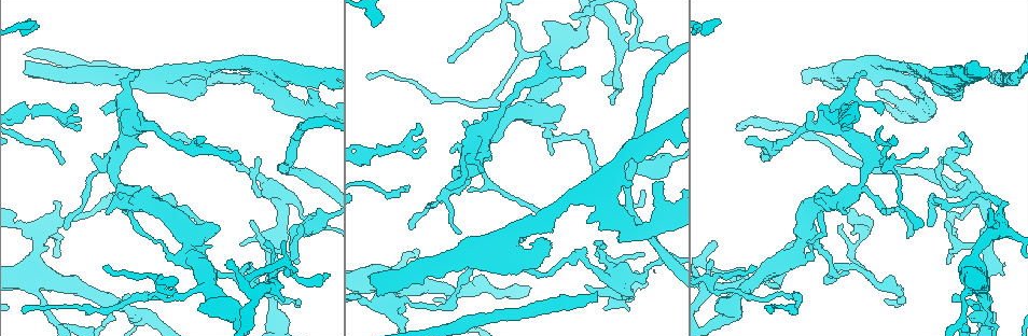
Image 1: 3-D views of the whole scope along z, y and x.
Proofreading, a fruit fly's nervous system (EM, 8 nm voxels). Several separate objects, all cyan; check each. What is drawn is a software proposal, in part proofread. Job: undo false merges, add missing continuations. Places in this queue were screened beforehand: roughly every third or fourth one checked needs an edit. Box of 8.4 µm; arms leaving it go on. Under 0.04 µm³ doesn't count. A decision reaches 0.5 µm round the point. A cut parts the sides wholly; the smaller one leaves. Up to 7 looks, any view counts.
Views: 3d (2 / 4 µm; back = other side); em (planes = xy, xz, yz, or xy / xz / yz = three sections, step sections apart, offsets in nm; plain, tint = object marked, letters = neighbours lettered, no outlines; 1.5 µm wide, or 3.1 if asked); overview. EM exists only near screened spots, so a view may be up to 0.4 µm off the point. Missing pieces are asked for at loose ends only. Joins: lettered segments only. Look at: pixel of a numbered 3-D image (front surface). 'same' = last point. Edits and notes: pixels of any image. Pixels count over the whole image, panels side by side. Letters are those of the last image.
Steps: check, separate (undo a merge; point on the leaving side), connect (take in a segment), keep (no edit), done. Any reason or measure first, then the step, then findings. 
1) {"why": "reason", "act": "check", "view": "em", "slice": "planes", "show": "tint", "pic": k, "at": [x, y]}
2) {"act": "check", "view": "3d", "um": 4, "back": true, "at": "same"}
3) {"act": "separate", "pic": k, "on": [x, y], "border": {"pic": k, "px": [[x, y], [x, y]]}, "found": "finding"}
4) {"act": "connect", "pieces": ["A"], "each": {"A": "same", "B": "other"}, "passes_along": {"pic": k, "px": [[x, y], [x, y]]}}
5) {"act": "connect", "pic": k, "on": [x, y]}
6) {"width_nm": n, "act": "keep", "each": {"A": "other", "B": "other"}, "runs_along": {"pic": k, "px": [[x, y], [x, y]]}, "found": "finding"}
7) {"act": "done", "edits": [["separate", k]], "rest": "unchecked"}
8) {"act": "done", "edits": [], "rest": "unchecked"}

{"why": "branch stops here", "act": "check", "view": "3d", "um": 2, "pic": 1, "at": [594, 294]}

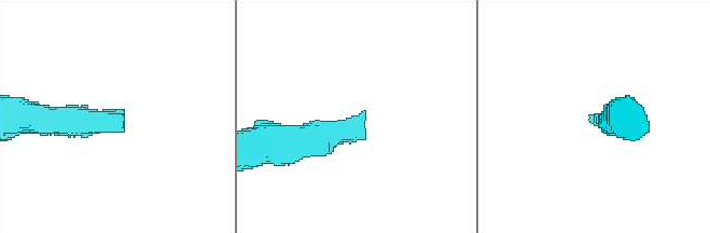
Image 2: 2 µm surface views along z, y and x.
{"why": "need the tissue", "act": "check", "view": "em", "slice": "planes", "show": "letters", "pic": 2, "at": [361, 112]}

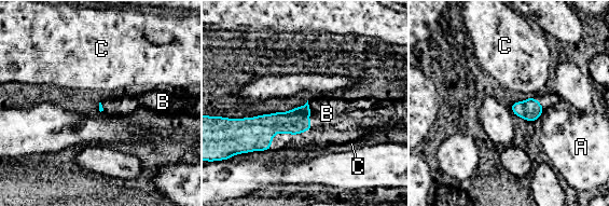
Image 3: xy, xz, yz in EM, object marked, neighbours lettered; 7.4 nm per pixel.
{"act": "connect", "pieces": ["B"], "each": {"A": "other", "B": "same", "C": "other"}, "passes_along": {"pic": 3, "px": [[295, 121], [308, 115], [327, 113]]}, "found": "it goes on there"}

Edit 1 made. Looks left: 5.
{"act": "check", "view": "overview"}

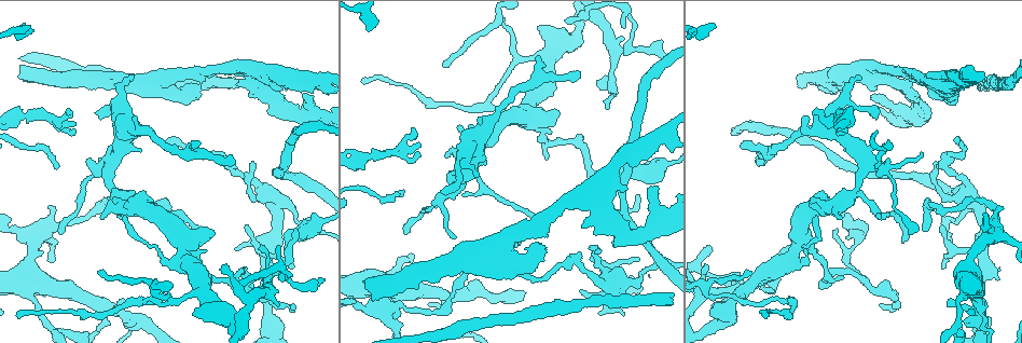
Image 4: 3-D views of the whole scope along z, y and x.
{"act": "check", "view": "em", "slice": "planes", "show": "letters", "pic": 4, "at": [367, 287]}

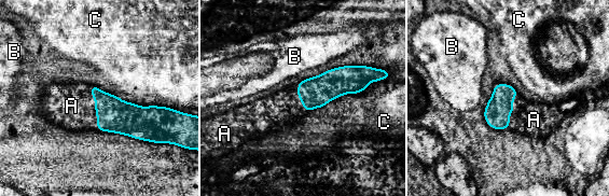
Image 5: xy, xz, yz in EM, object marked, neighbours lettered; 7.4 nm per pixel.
{"act": "connect", "pieces": ["A"], "each": {"A": "same", "B": "other", "C": "other"}, "passes_along": {"pic": 5, "px": [[113, 115], [95, 108], [71, 106]]}, "found": "the cell continues"}

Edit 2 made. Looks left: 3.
{"why": "thin neck", "act": "check", "view": "3d", "um": 2, "pic": 4, "at": [289, 262]}

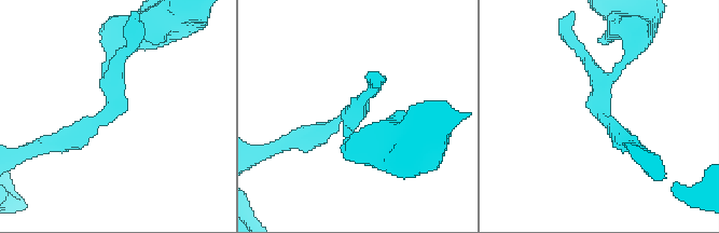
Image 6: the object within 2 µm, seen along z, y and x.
{"why": "now the EM", "act": "check", "view": "em", "slice": "planes", "show": "letters", "pic": 6, "at": [347, 115]}

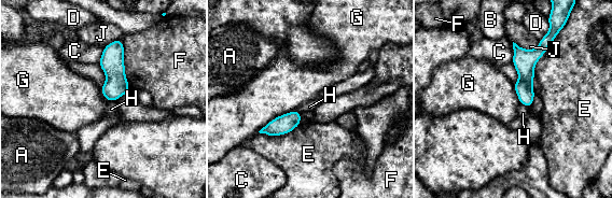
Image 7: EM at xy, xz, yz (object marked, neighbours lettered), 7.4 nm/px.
{"longest_contact_nm": ["E", 500], "act": "keep", "each": {"A": "other", "B": "other", "C": "other", "D": "other", "E": "other", "F": "other", "G": "other", "H": "other", "J": "other"}, "runs_along": {"pic": 7, "px": [[559, 25], [526, 64], [525, 102]]}, "found": "continuous, no second cell"}

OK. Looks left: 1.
{"act": "done", "edits": [["connect", 3], ["connect", 5]], "rest": "unchecked"}

